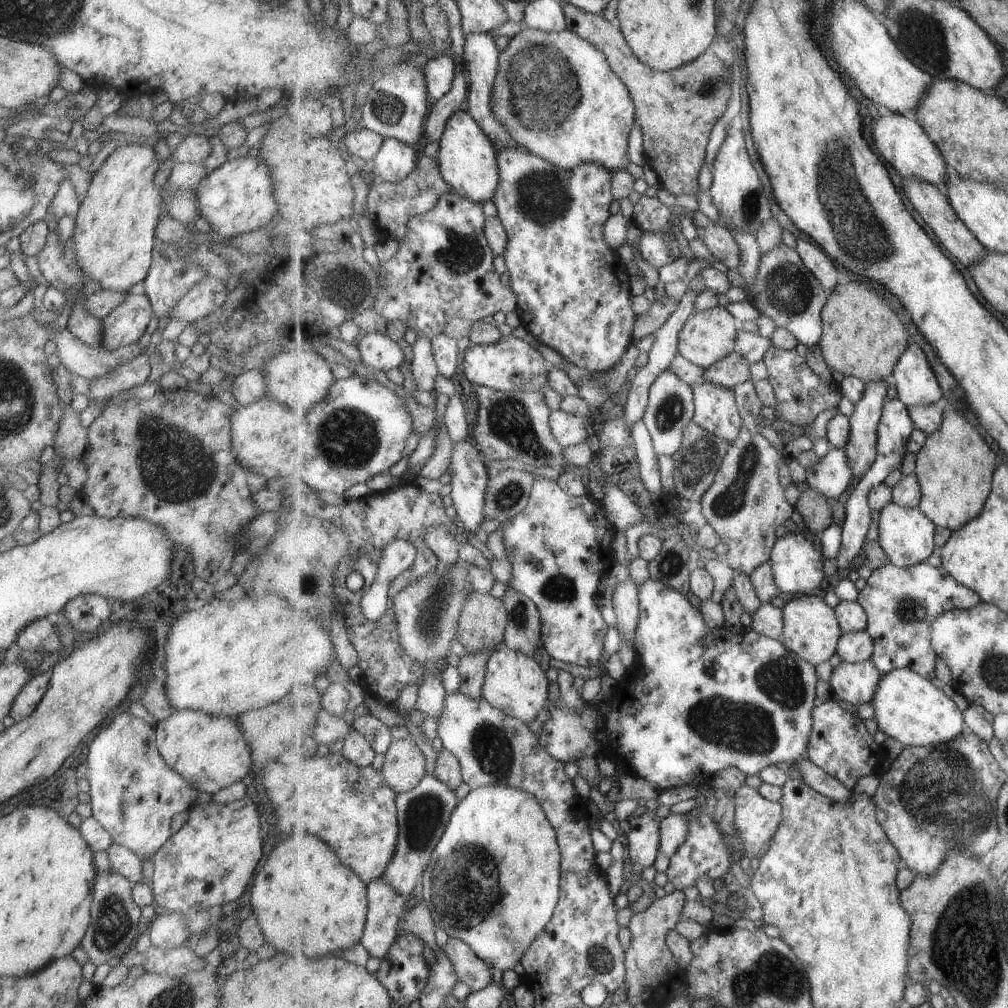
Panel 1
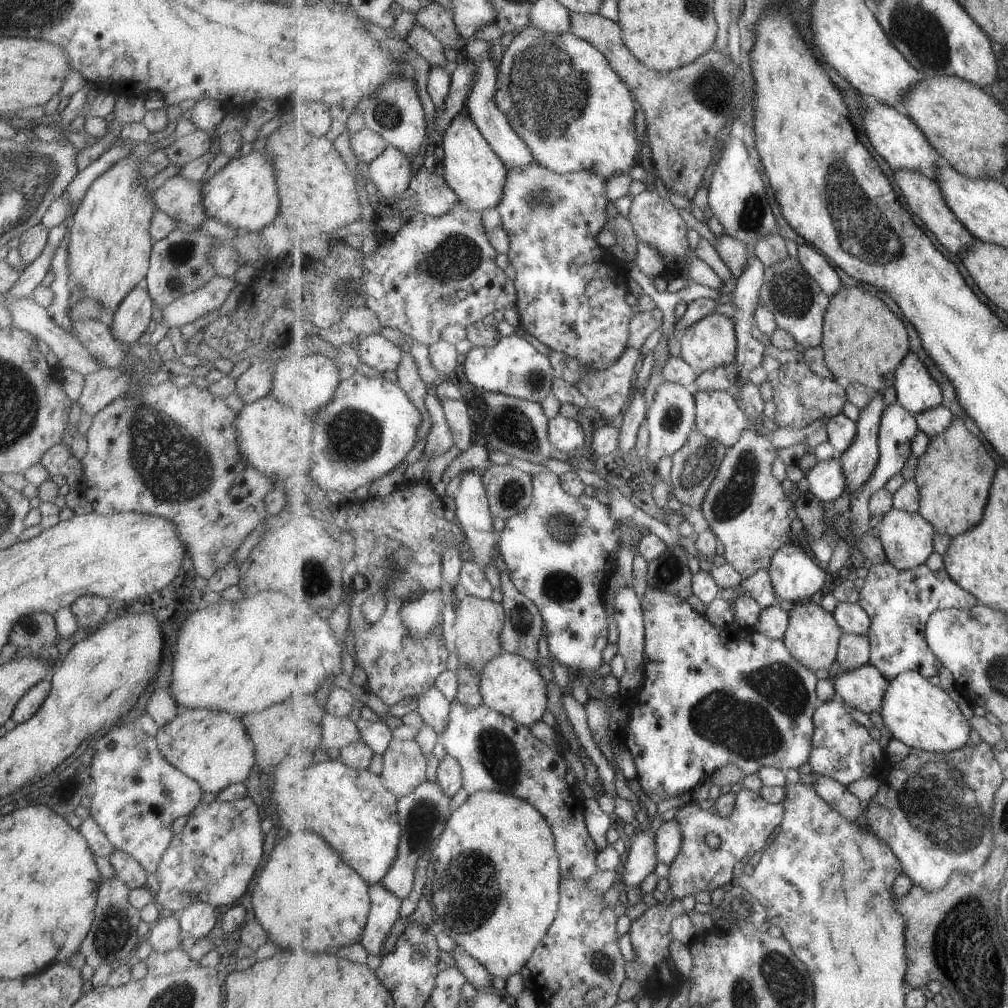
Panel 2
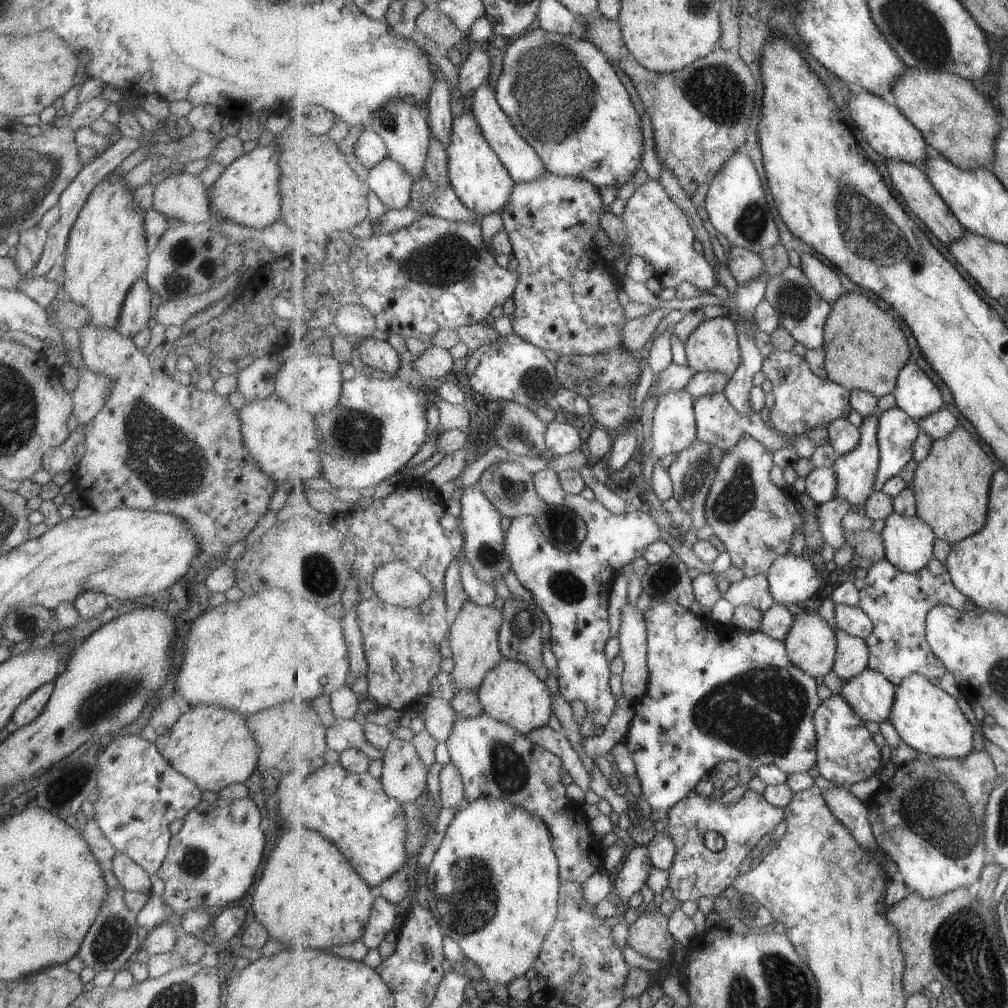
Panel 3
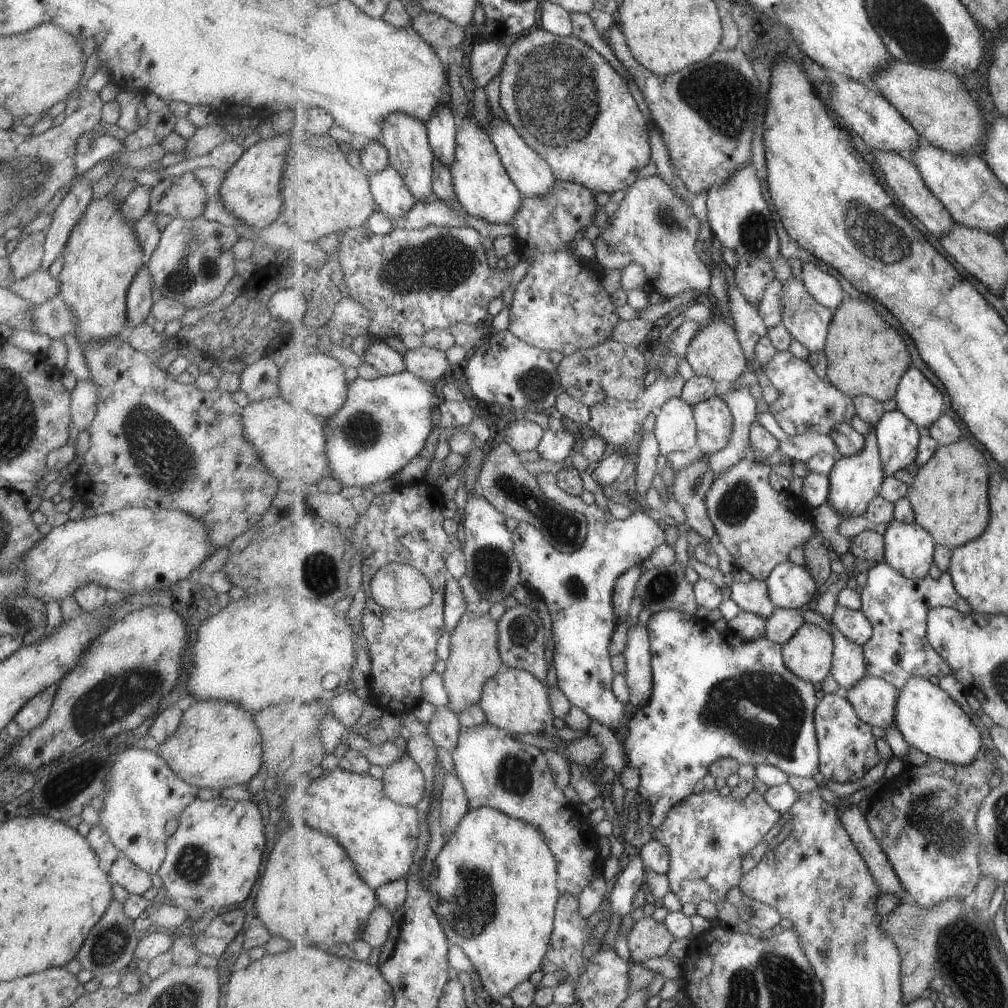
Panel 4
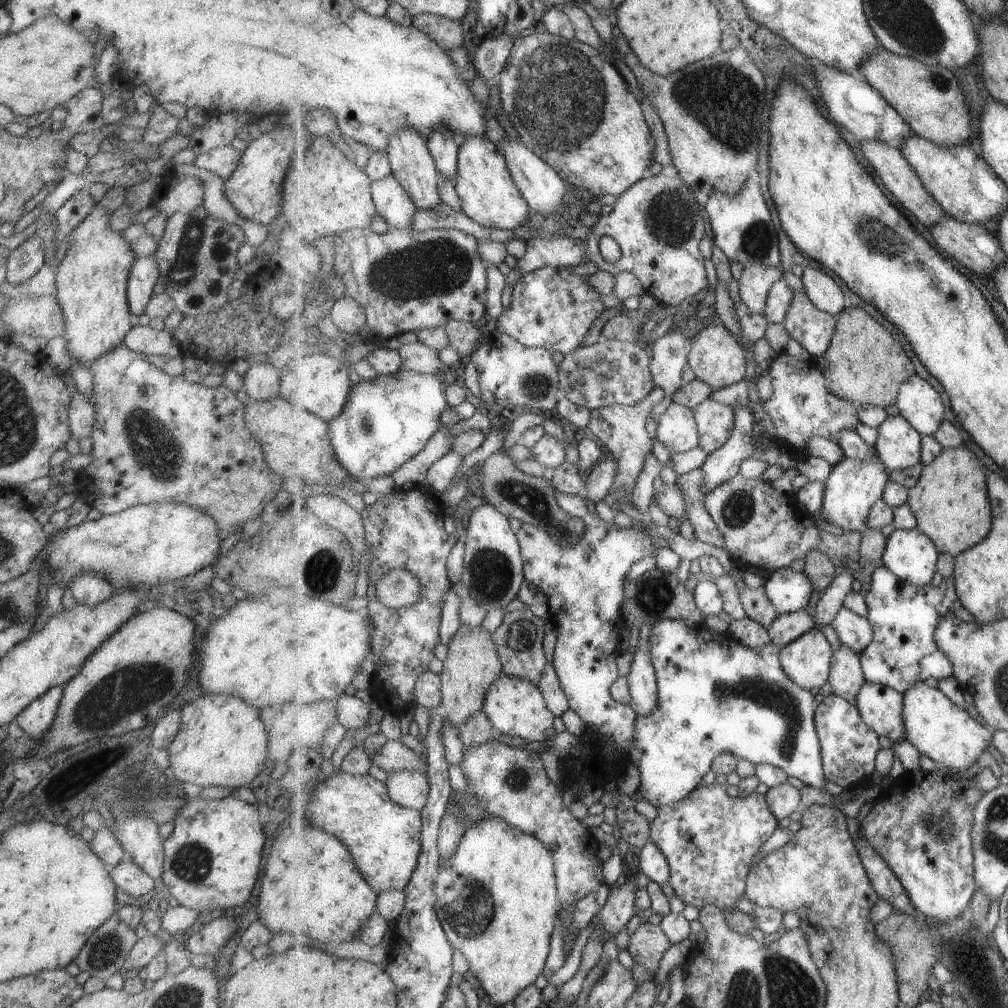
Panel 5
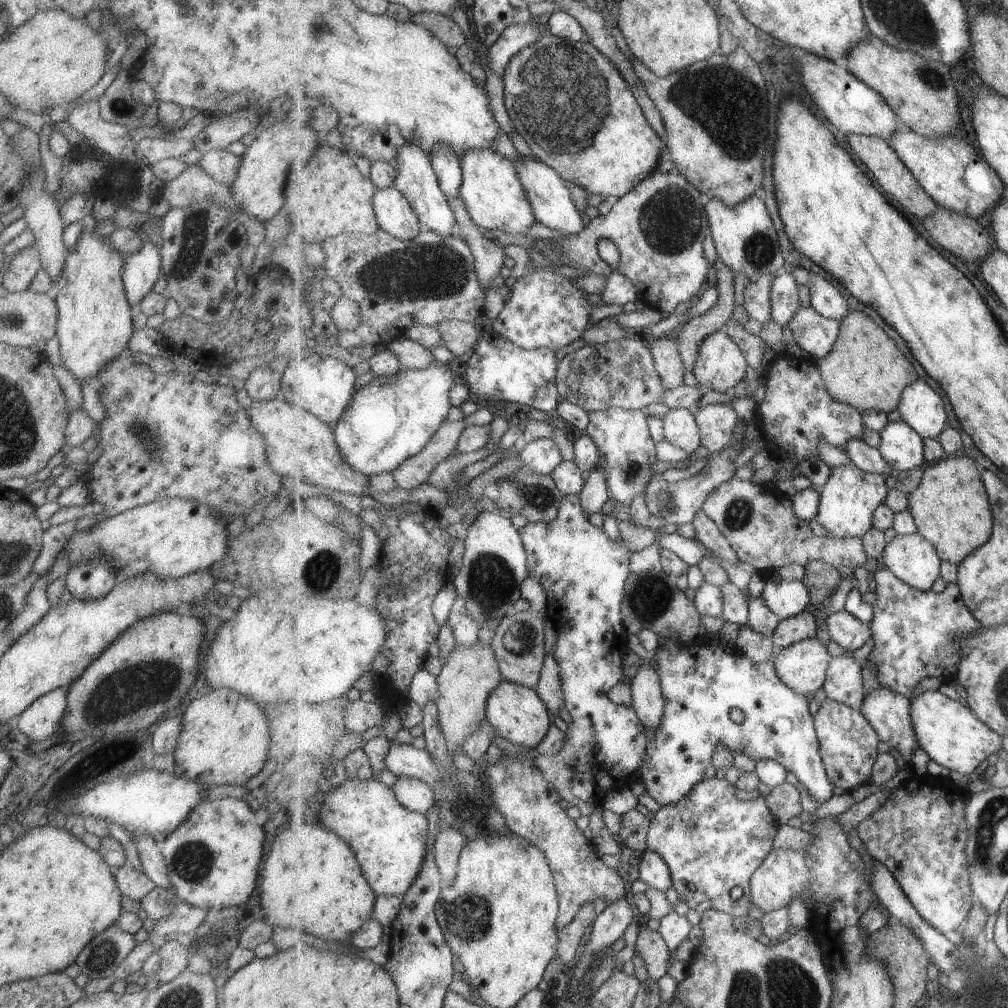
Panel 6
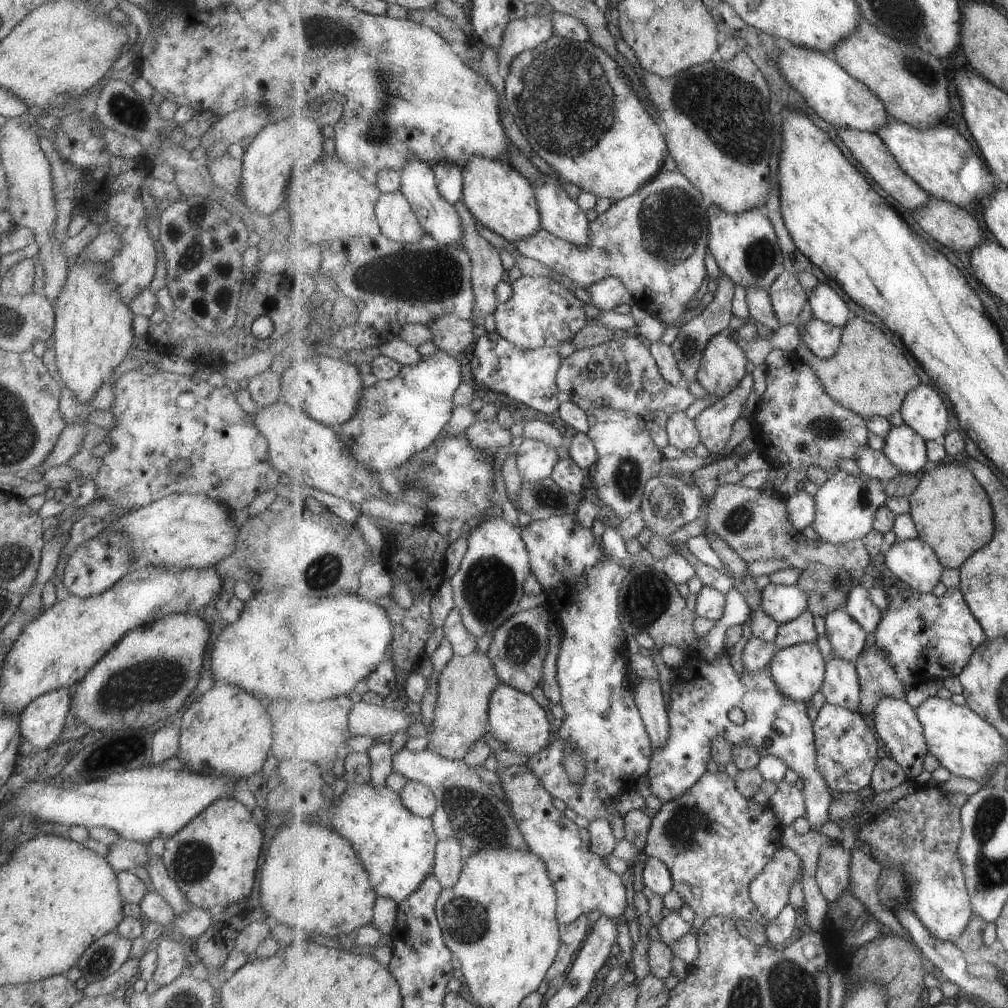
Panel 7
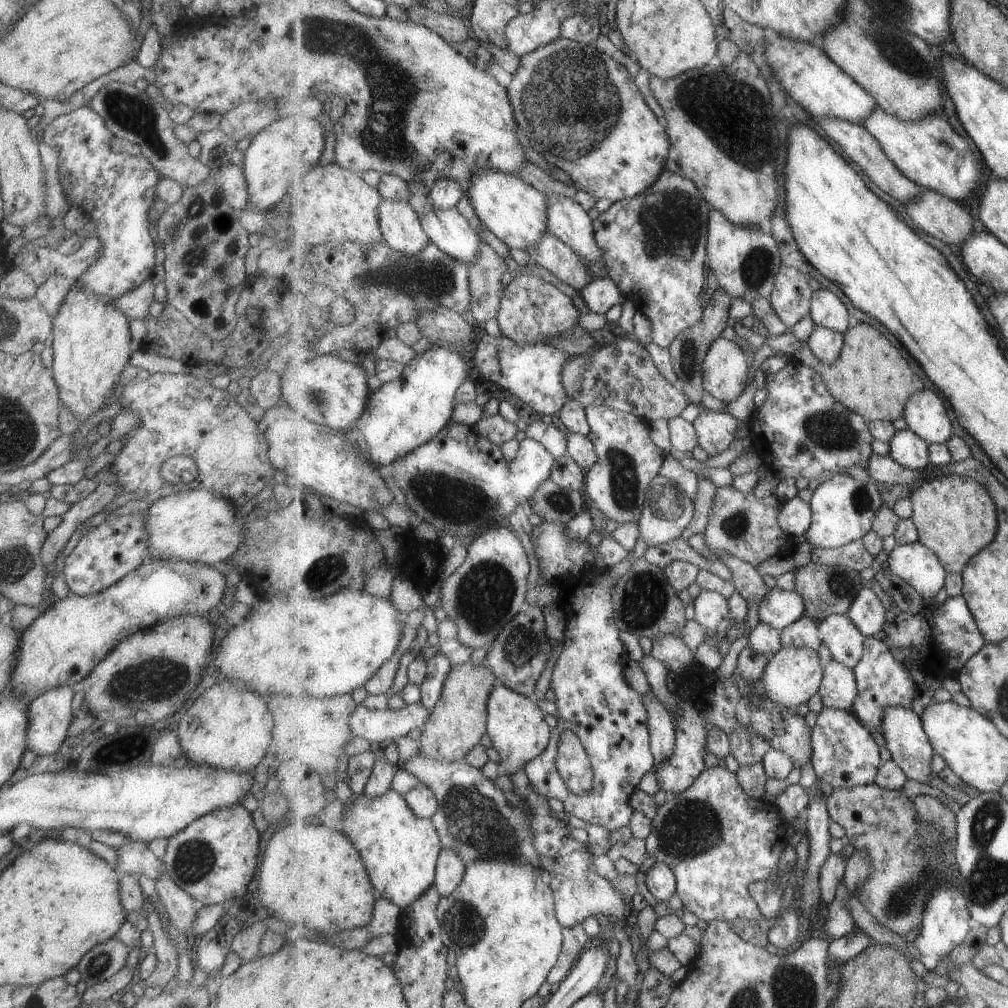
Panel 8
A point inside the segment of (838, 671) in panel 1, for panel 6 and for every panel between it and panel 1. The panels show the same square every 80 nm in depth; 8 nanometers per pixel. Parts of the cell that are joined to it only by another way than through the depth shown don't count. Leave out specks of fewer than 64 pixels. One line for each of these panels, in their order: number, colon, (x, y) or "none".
2: (863, 688)
3: (871, 693)
4: (875, 699)
5: (882, 707)
6: (890, 712)

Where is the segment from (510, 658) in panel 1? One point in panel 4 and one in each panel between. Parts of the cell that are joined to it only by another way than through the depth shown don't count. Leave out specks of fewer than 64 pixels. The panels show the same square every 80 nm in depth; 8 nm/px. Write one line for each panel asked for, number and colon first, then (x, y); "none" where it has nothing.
2: (510, 684)
3: (511, 692)
4: (515, 700)

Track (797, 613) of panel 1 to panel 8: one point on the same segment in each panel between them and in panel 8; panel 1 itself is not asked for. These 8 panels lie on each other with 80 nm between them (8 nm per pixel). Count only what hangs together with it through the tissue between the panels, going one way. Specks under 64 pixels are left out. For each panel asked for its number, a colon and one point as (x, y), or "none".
2: (813, 635)
3: (811, 642)
4: (809, 653)
5: (807, 660)
6: (803, 665)
7: (800, 670)
8: (794, 675)

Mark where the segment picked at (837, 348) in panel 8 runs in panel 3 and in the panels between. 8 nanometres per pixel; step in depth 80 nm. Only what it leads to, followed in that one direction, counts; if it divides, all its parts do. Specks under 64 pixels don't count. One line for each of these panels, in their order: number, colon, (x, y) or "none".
3: (804, 312)
4: (809, 322)
5: (813, 328)
6: (817, 334)
7: (824, 339)

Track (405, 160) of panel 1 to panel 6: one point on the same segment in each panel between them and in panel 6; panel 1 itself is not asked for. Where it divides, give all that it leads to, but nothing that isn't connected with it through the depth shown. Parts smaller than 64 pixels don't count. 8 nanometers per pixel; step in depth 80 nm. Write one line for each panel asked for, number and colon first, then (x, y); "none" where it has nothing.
2: (392, 172)
3: (392, 184)
4: (392, 195)
5: (393, 204)
6: (395, 214)

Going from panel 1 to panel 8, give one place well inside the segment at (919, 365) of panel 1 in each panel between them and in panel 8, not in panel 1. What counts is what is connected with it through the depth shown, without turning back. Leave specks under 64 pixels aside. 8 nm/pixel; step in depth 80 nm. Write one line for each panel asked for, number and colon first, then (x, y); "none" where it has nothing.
2: (916, 389)
3: (916, 393)
4: (920, 400)
5: (918, 401)
6: (920, 406)
7: (925, 411)
8: (925, 413)

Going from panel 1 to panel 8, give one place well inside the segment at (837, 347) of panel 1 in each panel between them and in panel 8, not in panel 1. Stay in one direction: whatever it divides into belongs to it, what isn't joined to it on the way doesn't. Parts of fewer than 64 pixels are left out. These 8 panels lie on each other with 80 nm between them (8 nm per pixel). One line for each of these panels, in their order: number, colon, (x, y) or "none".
2: (864, 341)
3: (865, 348)
4: (866, 356)
5: (865, 364)
6: (866, 369)
7: (868, 374)
8: (871, 377)

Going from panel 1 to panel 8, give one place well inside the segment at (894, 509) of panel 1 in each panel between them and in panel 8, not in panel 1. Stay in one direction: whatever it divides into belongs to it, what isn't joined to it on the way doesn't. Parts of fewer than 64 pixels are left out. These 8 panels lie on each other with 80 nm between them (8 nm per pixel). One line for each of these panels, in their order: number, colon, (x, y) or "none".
2: (908, 538)
3: (909, 541)
4: (910, 548)
5: (912, 555)
6: (913, 558)
7: (915, 562)
8: (917, 564)

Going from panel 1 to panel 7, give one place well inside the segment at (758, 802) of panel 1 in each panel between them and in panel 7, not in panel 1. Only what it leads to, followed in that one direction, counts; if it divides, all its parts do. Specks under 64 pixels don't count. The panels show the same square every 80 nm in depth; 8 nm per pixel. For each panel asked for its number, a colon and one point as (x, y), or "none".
2: (698, 867)
3: (697, 872)
4: (708, 835)
5: (710, 839)
6: (713, 843)
7: (715, 841)

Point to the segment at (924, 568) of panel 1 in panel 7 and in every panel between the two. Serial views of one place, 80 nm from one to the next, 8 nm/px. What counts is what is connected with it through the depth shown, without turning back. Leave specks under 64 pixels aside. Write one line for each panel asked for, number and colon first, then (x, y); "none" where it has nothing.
2: (901, 602)
3: (898, 602)
4: (899, 606)
5: (904, 651)
6: (916, 634)
7: (923, 636)

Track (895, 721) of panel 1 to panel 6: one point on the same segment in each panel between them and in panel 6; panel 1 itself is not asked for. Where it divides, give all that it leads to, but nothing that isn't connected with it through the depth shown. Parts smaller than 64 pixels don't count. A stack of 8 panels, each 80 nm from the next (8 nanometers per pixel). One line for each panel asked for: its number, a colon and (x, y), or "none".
2: (923, 716)
3: (928, 719)
4: (931, 721)
5: (941, 730)
6: (954, 736)

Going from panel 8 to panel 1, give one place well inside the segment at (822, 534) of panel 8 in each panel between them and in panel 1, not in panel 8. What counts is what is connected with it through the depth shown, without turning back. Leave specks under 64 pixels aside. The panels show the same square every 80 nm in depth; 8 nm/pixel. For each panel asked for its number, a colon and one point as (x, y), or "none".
1: (862, 451)
2: (860, 460)
3: (857, 470)
4: (856, 480)
5: (853, 487)
6: (851, 496)
7: (846, 504)

